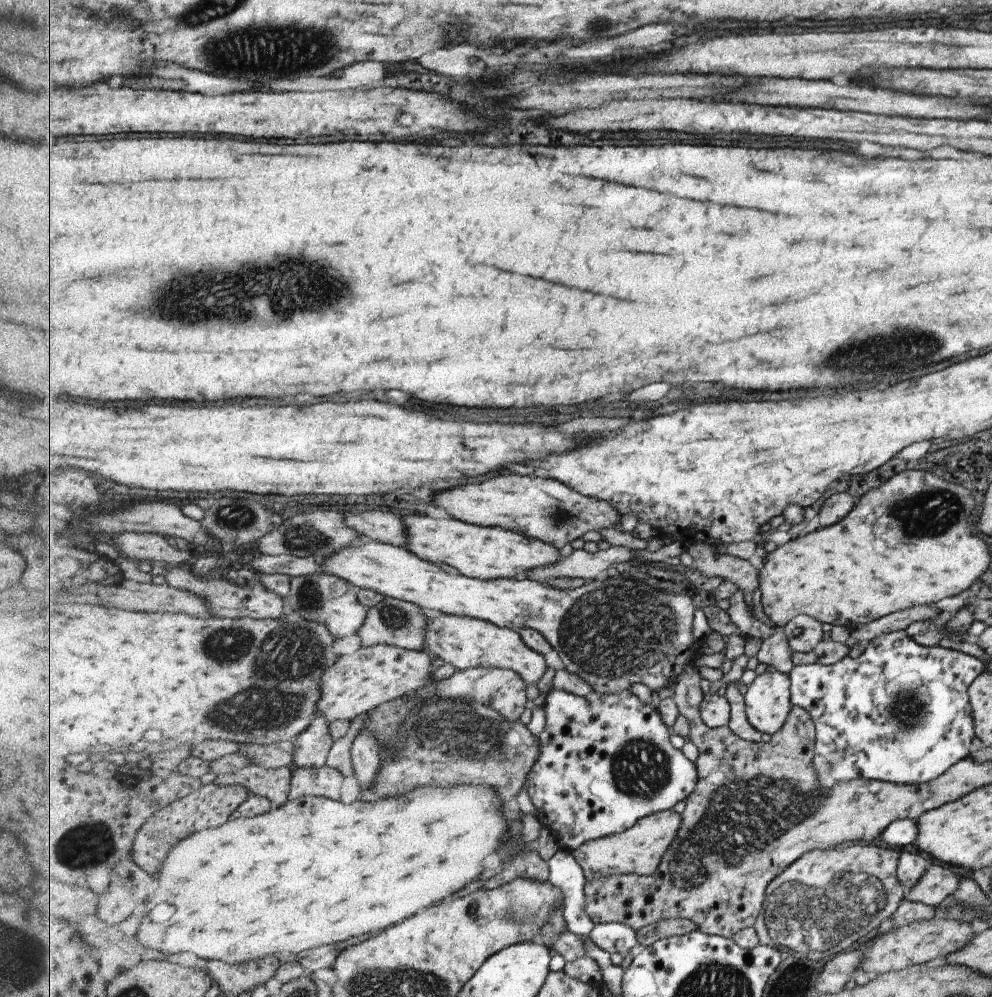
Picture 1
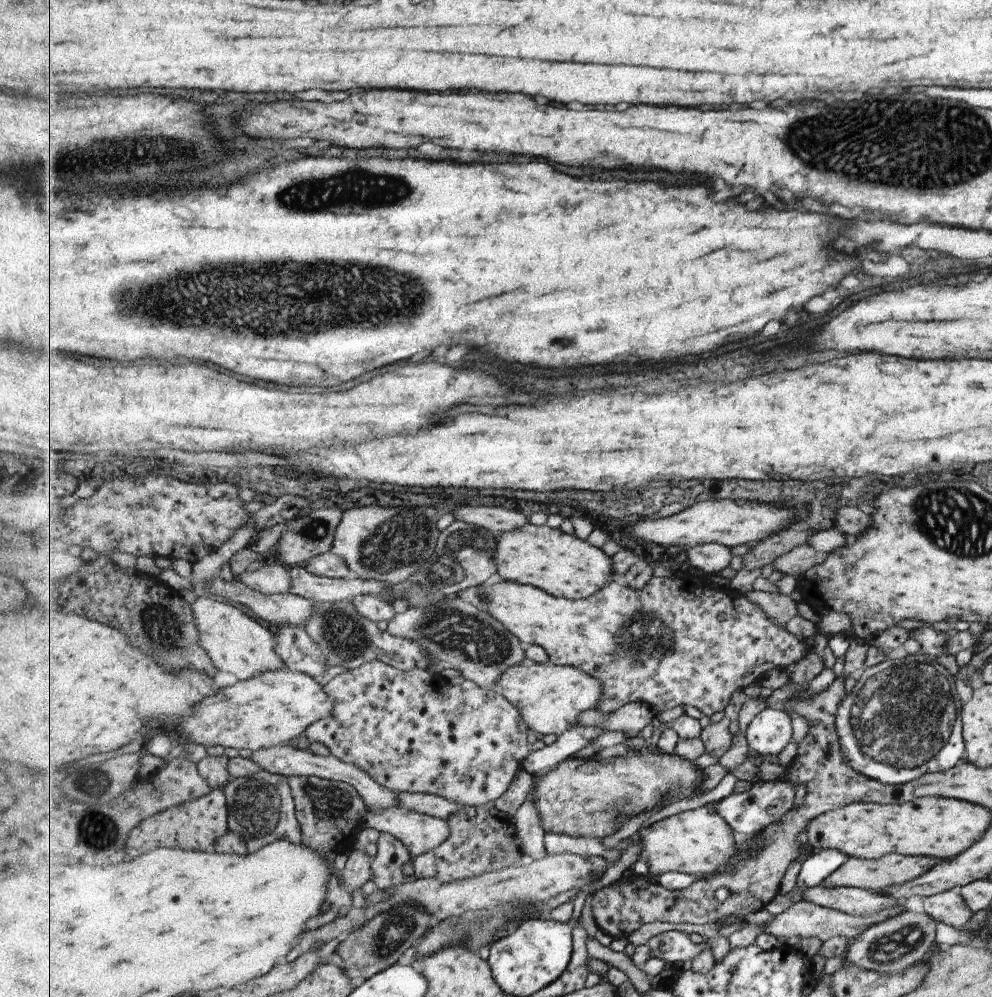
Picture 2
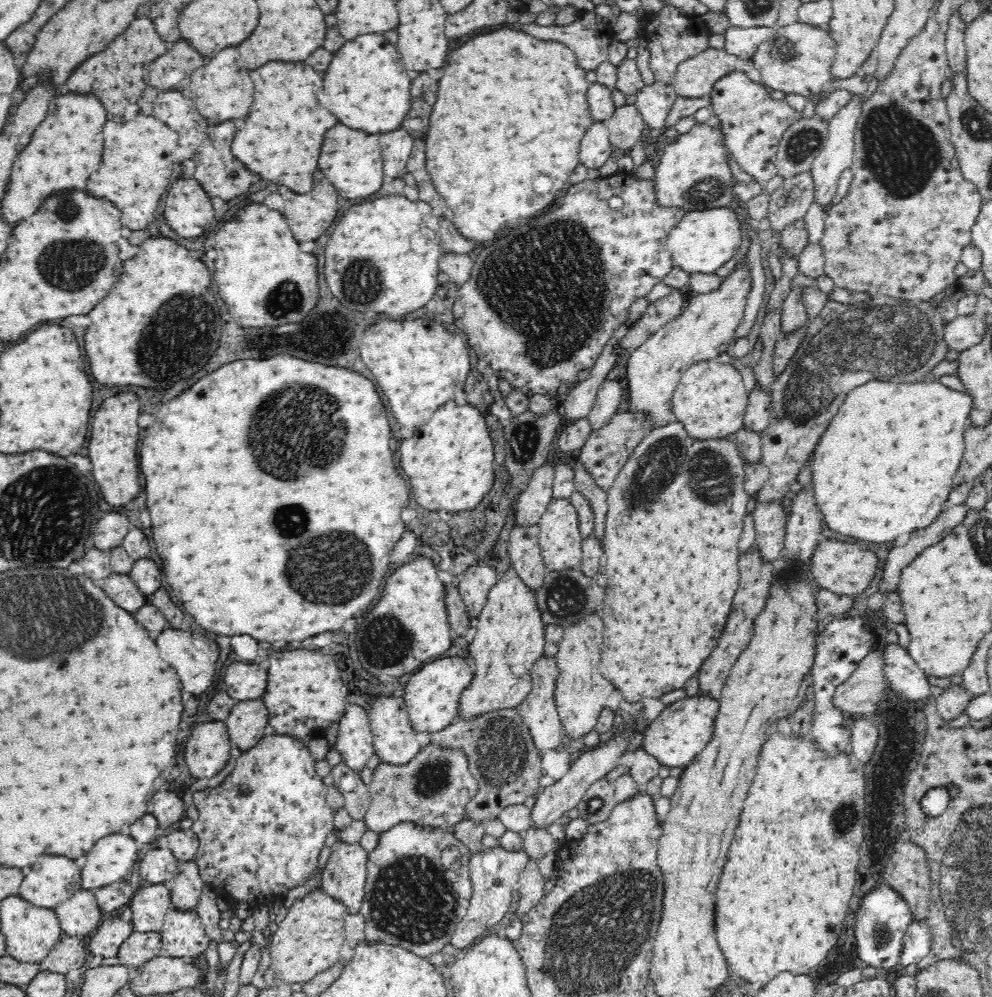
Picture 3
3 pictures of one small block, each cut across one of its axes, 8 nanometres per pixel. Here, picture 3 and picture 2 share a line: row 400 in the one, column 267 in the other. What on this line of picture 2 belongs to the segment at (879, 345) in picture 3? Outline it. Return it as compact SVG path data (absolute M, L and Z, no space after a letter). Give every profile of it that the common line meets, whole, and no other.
M261 769L250 777L239 777L223 788L230 807L230 830L238 832L249 844L251 852L257 852L278 839L303 843L302 824L298 821L294 793L285 775Z

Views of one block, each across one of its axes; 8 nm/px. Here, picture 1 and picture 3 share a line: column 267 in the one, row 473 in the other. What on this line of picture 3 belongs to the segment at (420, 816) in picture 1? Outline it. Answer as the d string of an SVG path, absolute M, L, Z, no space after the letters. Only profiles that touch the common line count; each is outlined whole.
M879 380L868 381L864 386L852 389L846 397L844 404L840 406L838 414L828 424L828 428L821 434L818 444L813 452L811 460L813 489L818 508L824 512L824 518L830 526L830 530L844 534L860 542L893 542L905 533L910 533L916 528L926 528L928 524L932 524L936 520L936 516L940 514L942 502L948 498L948 492L952 488L952 478L958 470L958 466L962 462L962 452L964 452L964 430L970 424L968 416L973 409L973 396L967 391L960 392L954 390L940 381L922 380L918 382L900 382L894 384L894 381L882 382Z

